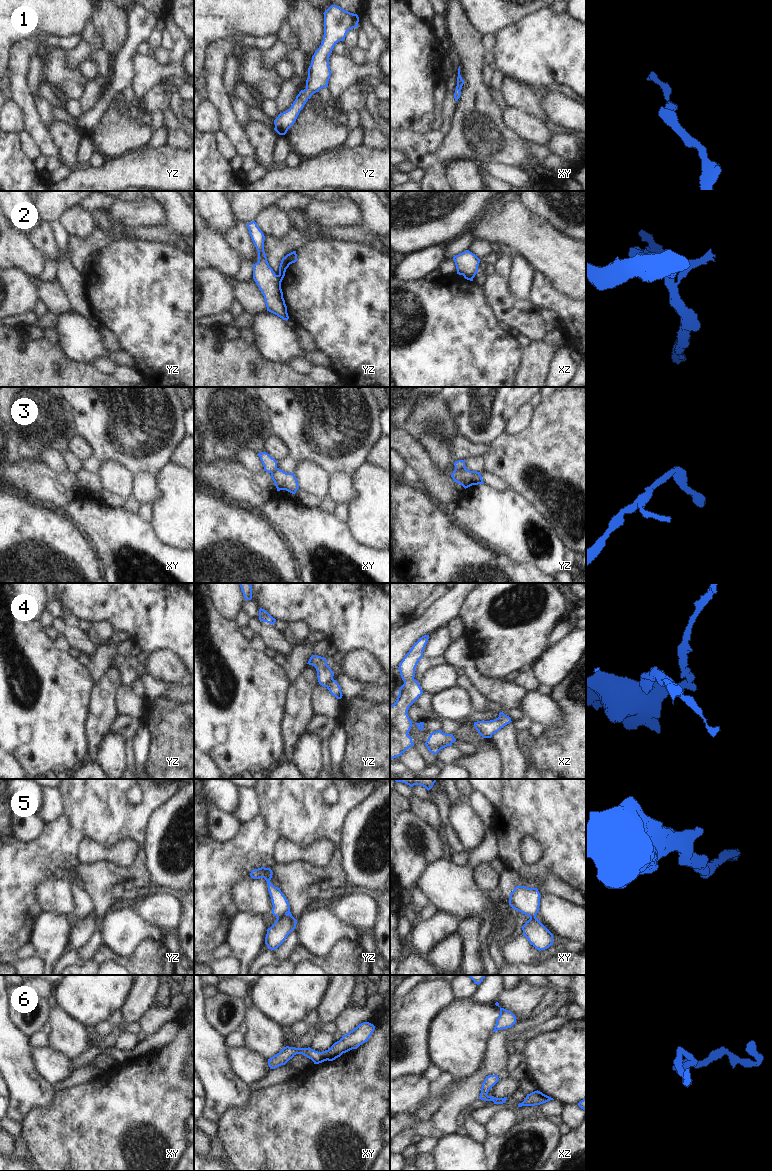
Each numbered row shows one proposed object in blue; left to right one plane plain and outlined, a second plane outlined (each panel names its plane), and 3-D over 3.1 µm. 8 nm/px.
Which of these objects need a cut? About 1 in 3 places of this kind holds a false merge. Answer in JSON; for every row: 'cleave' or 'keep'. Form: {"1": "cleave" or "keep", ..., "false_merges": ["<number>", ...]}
{"1": "keep", "2": "cleave", "3": "cleave", "4": "cleave", "5": "cleave", "6": "keep", "false_merges": ["2", "3", "4", "5"]}

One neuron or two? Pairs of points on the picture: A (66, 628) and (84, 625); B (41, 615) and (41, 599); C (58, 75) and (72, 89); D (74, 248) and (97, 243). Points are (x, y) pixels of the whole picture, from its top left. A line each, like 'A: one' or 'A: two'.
A: two
B: one
C: one
D: one

